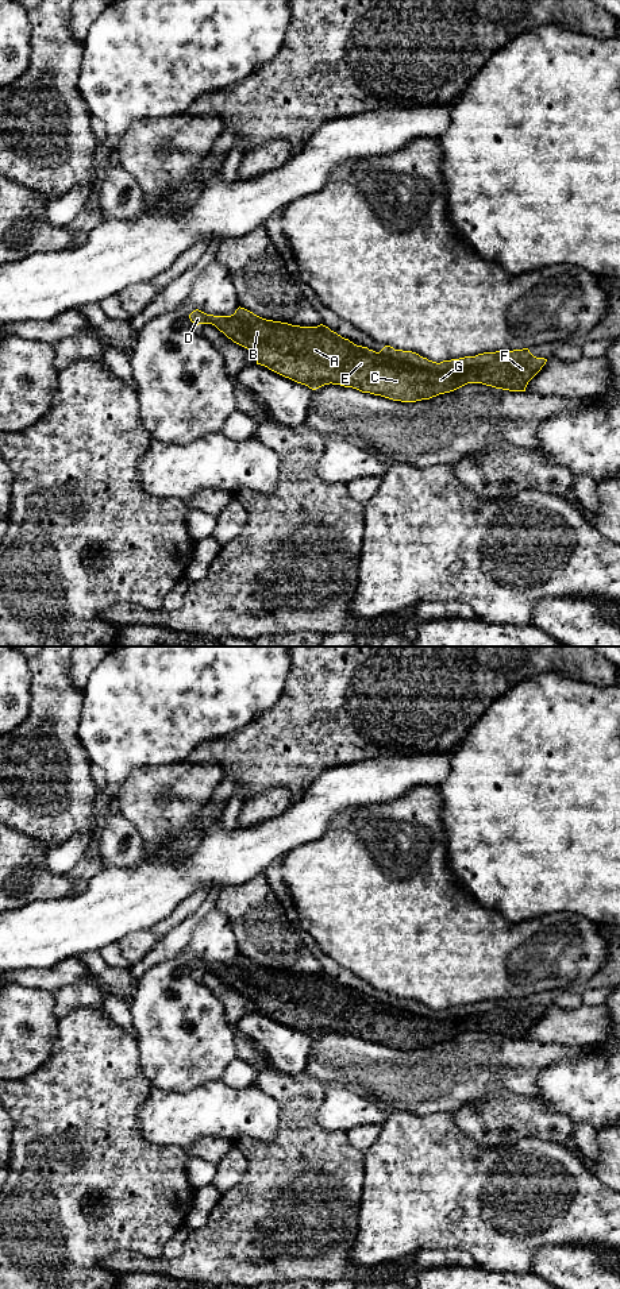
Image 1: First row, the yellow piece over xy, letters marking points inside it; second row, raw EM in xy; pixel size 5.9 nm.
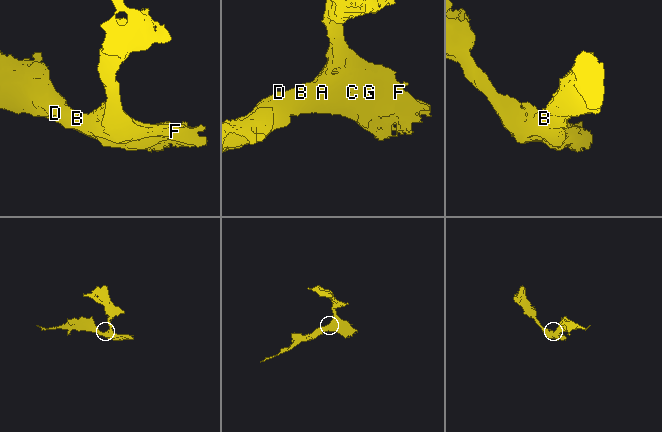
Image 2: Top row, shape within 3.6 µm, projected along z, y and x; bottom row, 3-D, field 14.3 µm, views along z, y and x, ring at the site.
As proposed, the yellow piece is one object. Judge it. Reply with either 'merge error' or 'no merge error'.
no merge error

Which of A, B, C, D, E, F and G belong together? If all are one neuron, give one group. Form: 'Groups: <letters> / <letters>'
Groups: A B C D E F G

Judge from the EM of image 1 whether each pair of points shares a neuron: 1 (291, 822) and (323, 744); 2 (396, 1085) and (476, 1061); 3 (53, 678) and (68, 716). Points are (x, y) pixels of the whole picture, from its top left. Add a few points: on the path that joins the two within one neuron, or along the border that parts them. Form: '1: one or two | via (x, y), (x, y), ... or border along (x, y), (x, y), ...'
1: two | border along (324, 770), (295, 799)
2: one | via (416, 1080), (442, 1079), (455, 1073)
3: one | via (58, 687), (61, 706)

